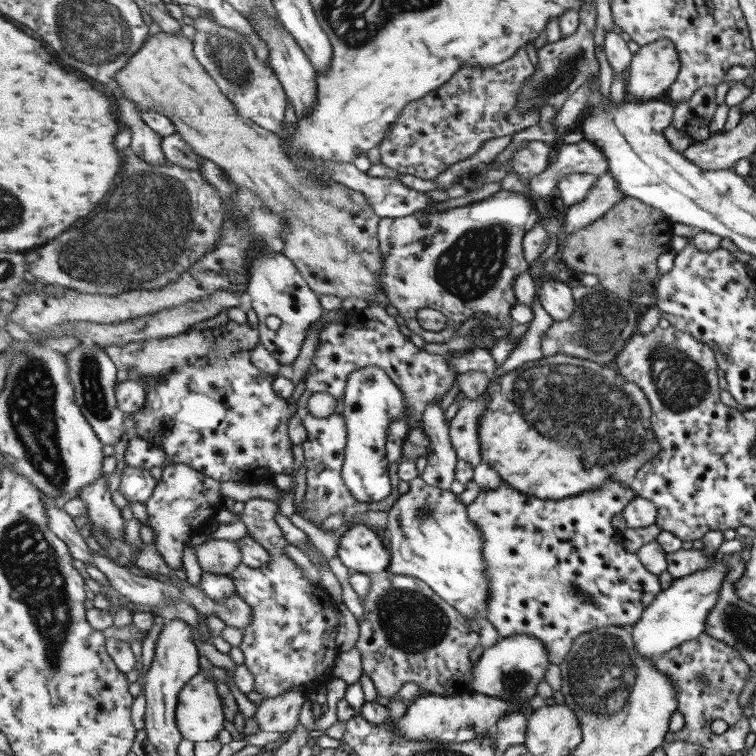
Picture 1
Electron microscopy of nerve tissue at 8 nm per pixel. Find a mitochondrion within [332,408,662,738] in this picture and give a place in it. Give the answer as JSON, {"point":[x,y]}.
{"point":[600,678]}

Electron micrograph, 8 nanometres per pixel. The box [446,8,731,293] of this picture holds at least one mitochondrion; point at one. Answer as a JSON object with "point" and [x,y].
{"point":[564,74]}

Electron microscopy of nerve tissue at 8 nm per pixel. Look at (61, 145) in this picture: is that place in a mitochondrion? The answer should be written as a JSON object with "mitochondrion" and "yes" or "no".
{"mitochondrion":"no"}

